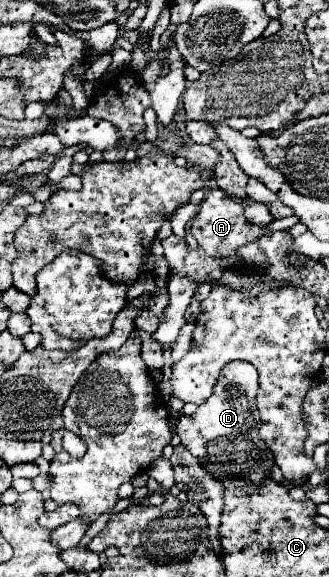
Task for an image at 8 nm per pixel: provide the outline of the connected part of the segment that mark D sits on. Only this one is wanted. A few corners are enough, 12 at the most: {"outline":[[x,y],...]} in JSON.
{"outline":[[227,364],[175,426],[217,480],[269,478],[255,366]]}

